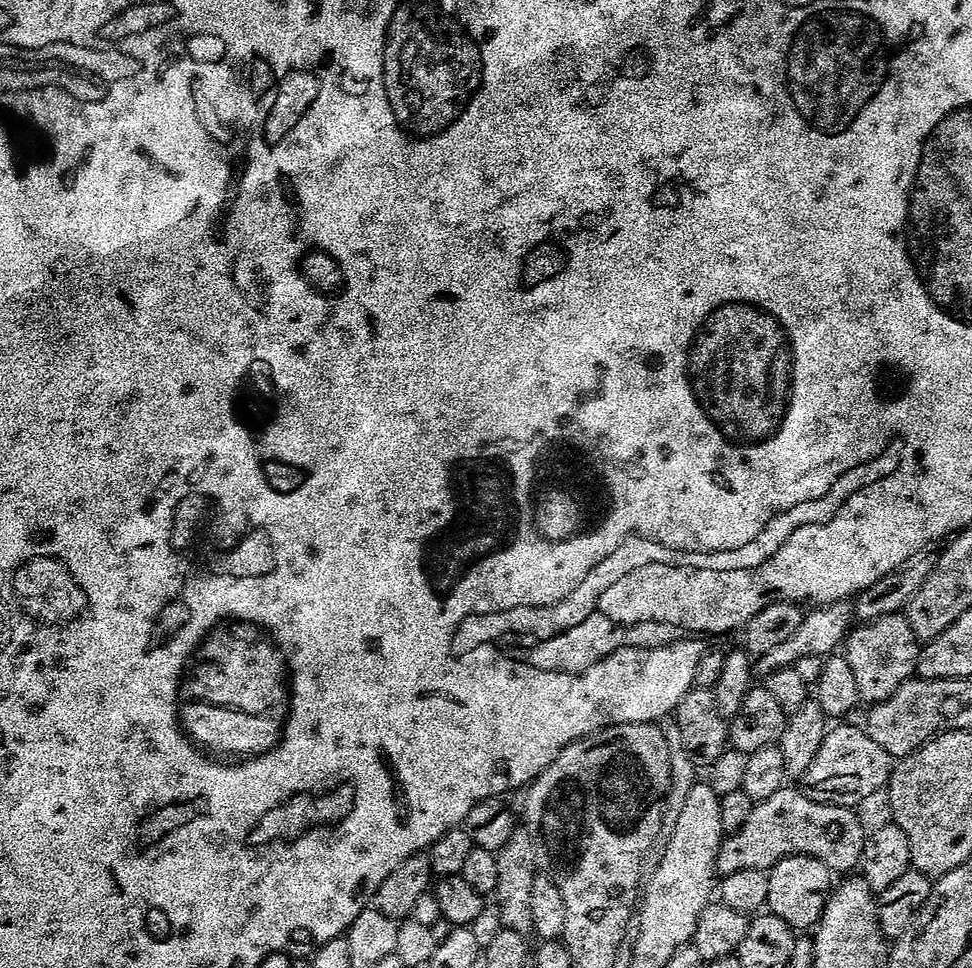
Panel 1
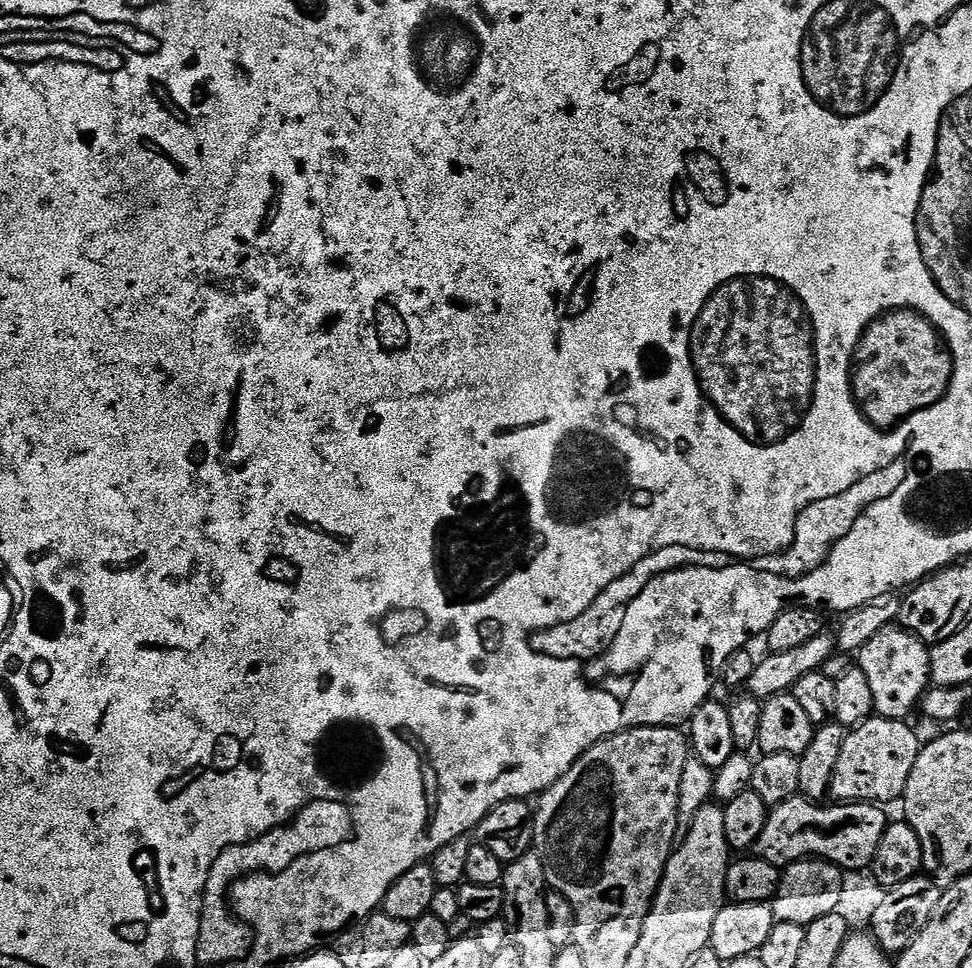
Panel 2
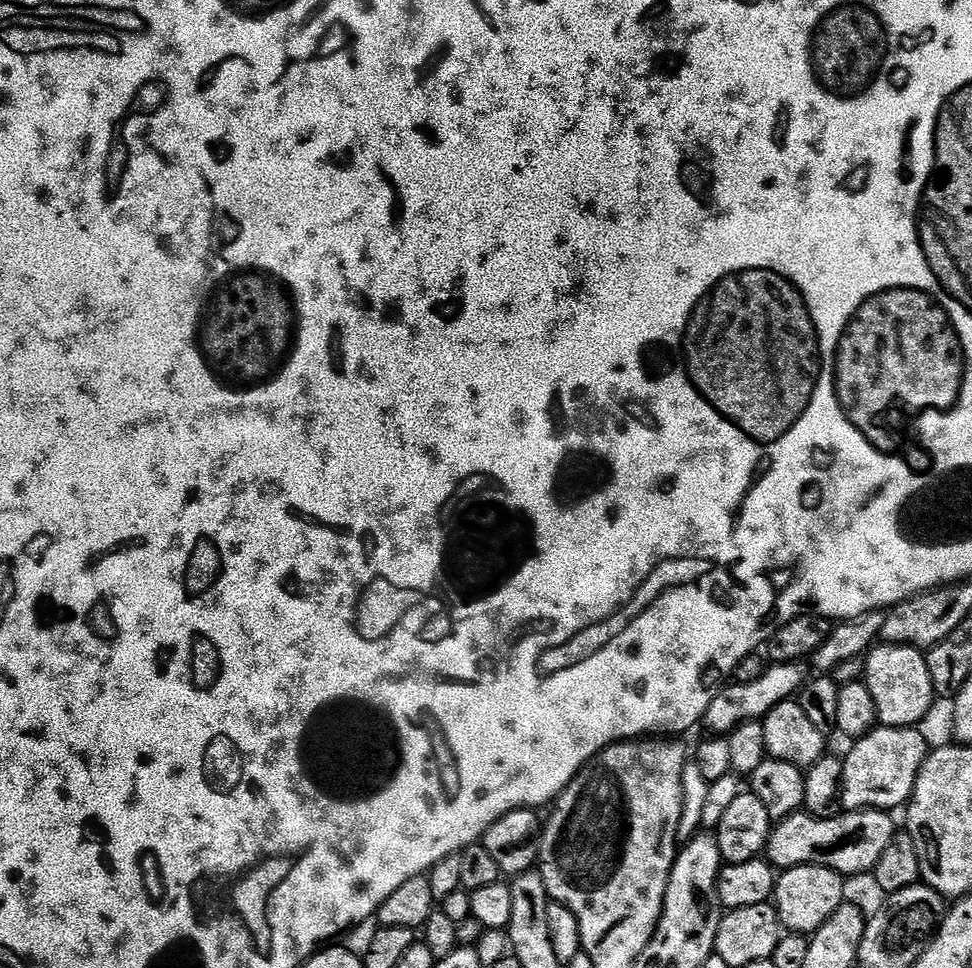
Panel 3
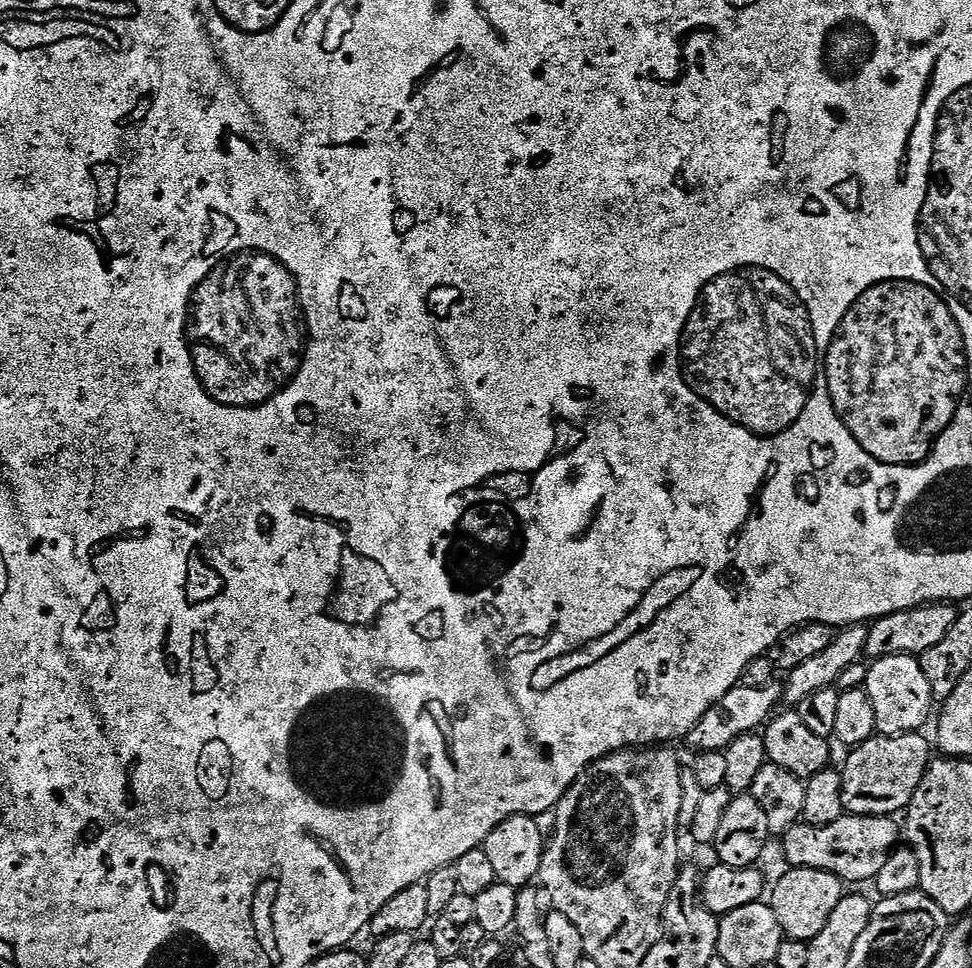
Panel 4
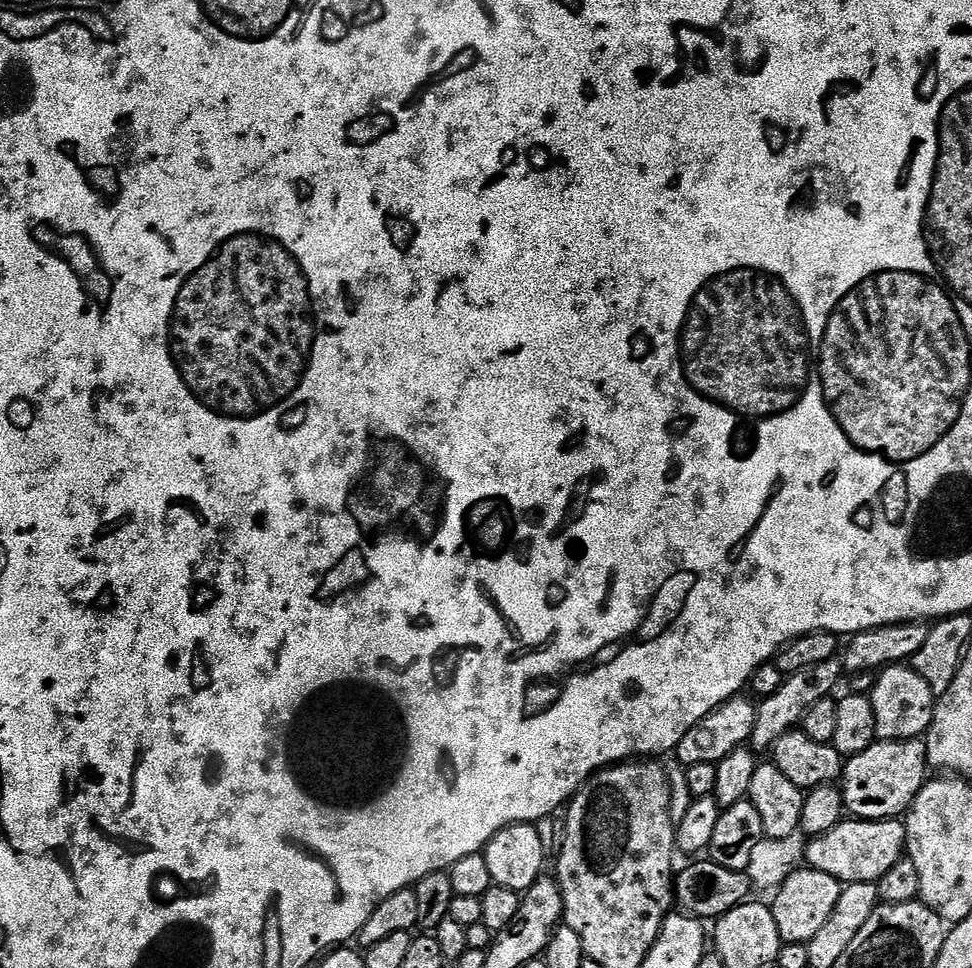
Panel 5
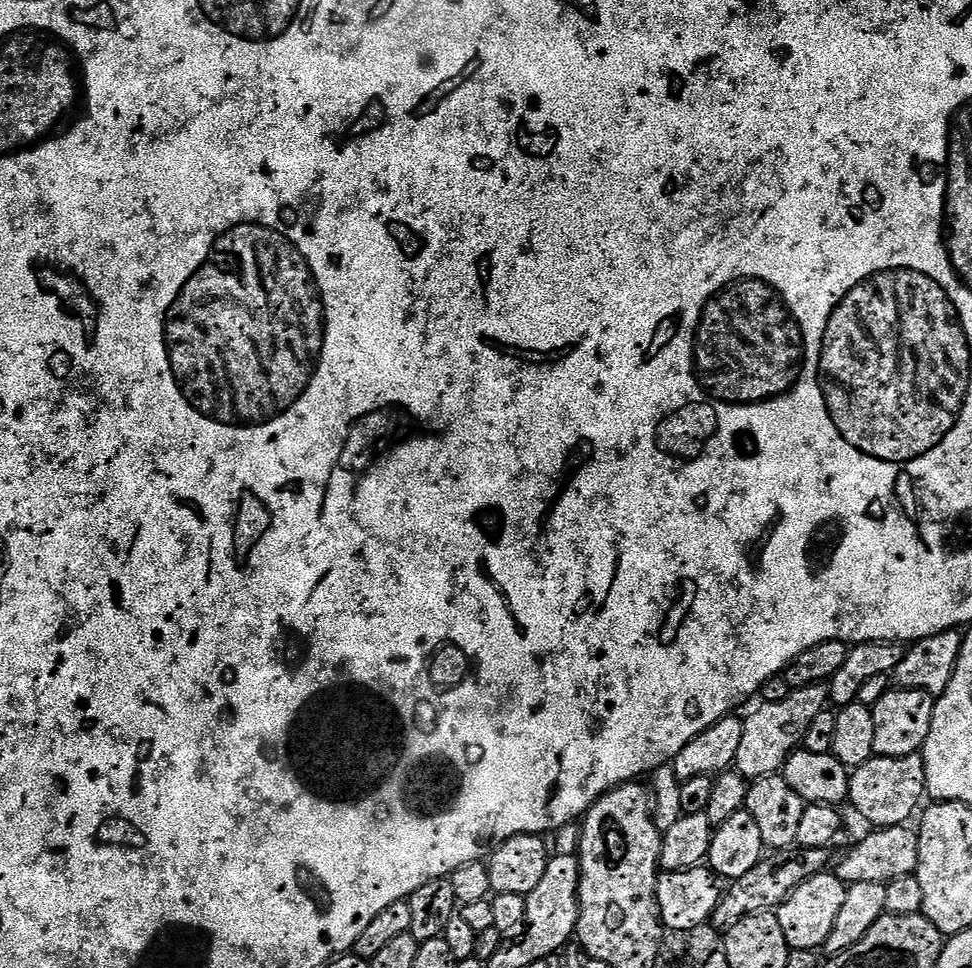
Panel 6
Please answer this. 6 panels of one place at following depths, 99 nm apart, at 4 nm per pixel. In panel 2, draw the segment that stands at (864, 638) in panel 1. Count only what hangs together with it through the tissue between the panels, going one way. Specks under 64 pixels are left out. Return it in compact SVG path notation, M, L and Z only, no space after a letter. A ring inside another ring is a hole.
M889 626L870 638L870 642L866 642L866 646L858 653L858 666L870 681L875 715L885 720L907 721L908 715L915 708L917 711L932 680L932 653L929 645L899 626Z

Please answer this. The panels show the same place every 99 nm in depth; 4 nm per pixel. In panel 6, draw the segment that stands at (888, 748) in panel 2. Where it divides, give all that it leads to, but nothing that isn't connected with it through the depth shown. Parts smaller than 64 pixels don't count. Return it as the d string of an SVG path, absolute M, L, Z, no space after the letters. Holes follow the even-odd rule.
M917 754L906 758L875 755L862 766L851 769L848 800L856 807L857 814L866 823L872 824L868 826L873 829L899 828L907 825L912 815L917 815L921 807L920 799L925 799L926 796L925 786L926 770L923 755Z

